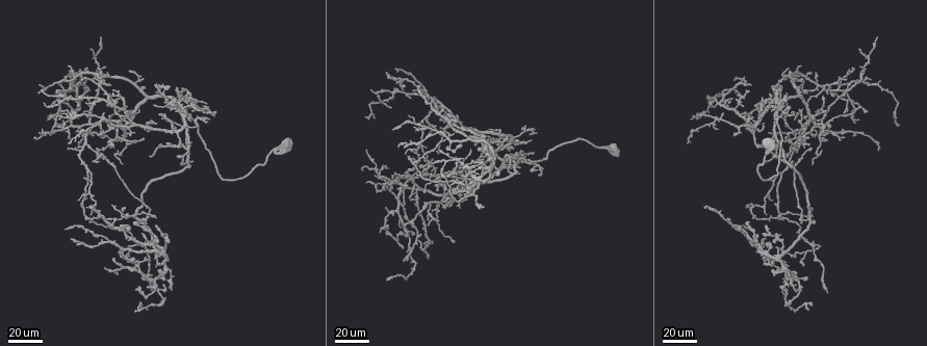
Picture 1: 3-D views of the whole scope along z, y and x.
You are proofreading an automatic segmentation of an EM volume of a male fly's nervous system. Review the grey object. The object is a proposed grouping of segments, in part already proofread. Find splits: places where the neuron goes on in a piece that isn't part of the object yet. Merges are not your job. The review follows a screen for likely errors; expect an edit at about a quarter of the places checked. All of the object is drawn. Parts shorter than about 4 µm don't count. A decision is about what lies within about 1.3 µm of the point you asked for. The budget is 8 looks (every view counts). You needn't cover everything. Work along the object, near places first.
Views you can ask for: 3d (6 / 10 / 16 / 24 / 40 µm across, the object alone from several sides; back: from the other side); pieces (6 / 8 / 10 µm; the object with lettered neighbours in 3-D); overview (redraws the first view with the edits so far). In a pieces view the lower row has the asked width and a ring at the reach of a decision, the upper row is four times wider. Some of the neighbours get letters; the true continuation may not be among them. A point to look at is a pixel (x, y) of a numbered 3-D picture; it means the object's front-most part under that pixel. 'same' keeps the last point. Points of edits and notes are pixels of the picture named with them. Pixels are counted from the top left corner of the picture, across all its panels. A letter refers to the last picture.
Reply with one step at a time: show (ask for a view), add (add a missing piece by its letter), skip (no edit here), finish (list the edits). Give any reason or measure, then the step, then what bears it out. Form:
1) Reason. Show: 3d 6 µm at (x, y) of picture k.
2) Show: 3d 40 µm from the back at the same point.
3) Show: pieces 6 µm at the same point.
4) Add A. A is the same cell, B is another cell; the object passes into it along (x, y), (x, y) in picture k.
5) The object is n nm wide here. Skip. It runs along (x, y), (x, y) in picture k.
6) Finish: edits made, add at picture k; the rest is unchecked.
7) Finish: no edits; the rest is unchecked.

Free end. Show: 3d 40 µm at (392, 214) of picture 1.

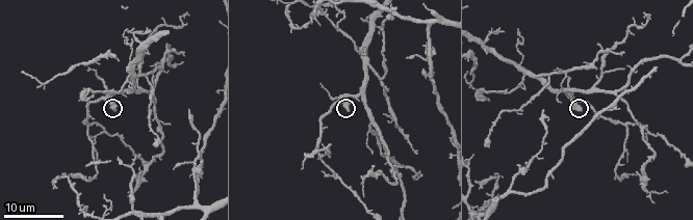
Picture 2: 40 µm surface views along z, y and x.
Show: pieces 6 µm at (580, 109) of picture 2.

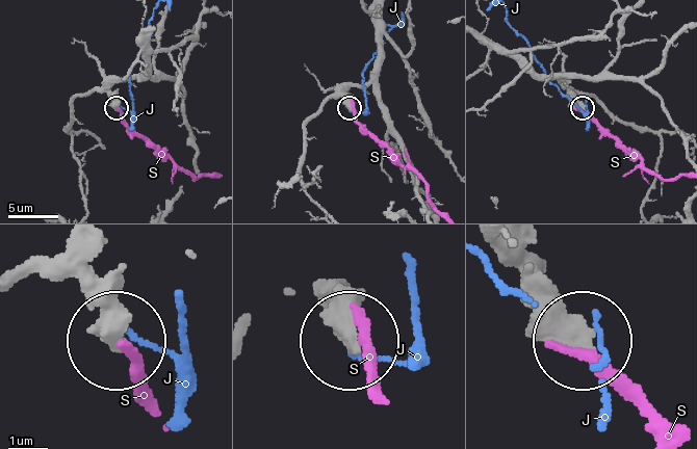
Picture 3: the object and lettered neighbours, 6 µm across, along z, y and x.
Skip. J and S are other cells; it runs along (327, 294), (343, 338) in picture 3; no lettered piece goes on from it.

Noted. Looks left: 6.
Branch stops here. Show: 3d 40 µm at (82, 80) of picture 1.

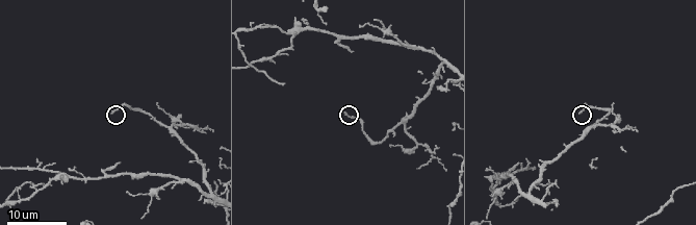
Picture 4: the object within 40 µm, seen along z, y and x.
Show: pieces 8 µm at (113, 112) of picture 4.

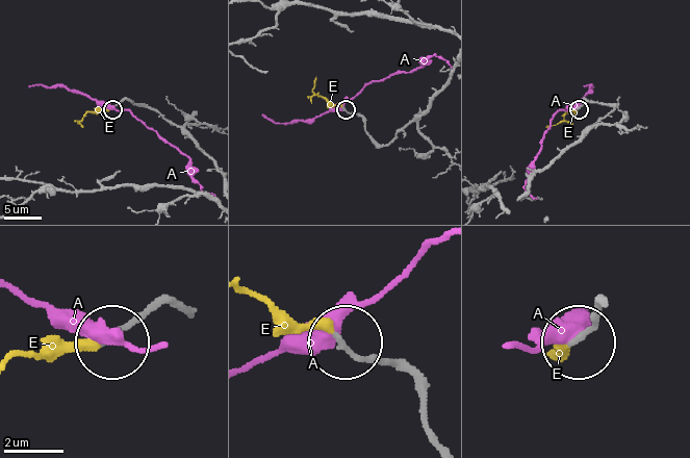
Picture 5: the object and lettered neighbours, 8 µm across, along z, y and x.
The object is 180 nm wide here. Add E. E is the same cell, A is another cell; it goes on there.

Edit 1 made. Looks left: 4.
Redraw. Show: overview.

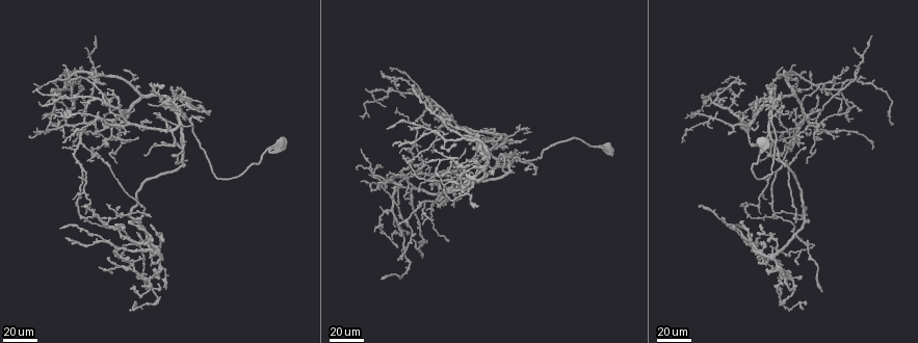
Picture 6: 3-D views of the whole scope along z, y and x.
Branch stops here. Show: 3d 40 µm at (119, 206) of picture 6.

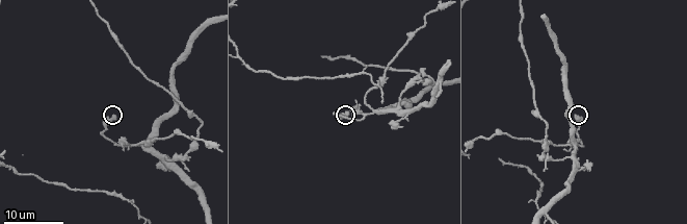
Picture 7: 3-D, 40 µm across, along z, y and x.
Show: pieces 6 µm at (575, 113) of picture 7.

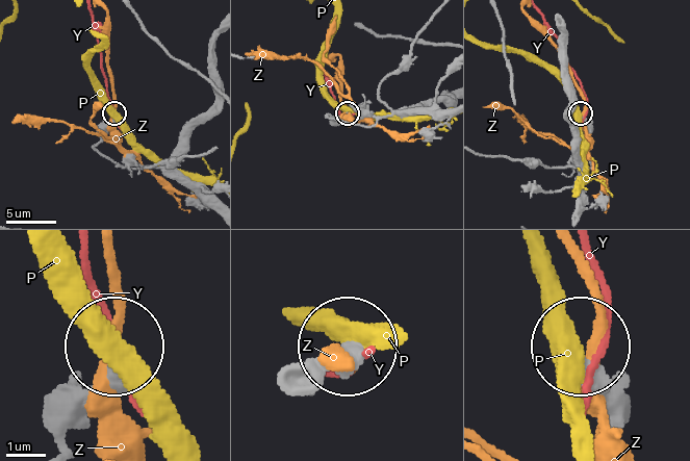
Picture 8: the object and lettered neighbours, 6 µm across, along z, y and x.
Skip. P, Y and Z are other cells; none of them fits.

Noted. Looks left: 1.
Finish: edits made, add at picture 5; the rest is unchecked.

